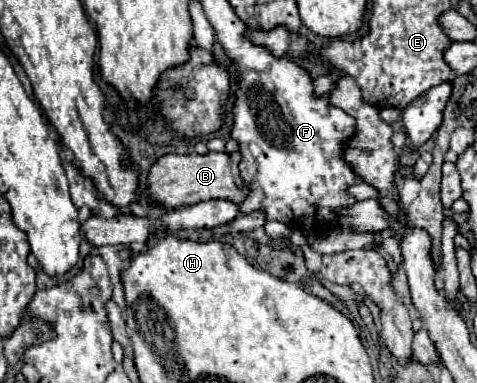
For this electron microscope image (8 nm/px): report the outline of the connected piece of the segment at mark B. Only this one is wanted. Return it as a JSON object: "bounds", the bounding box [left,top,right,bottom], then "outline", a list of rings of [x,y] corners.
{"bounds":[149,152,249,208],"outline":[[[209,152],[205,156],[199,154],[165,154],[161,156],[149,172],[149,192],[151,198],[163,204],[165,208],[189,206],[213,198],[233,200],[241,204],[249,196],[249,184],[239,174],[241,152]]]}

